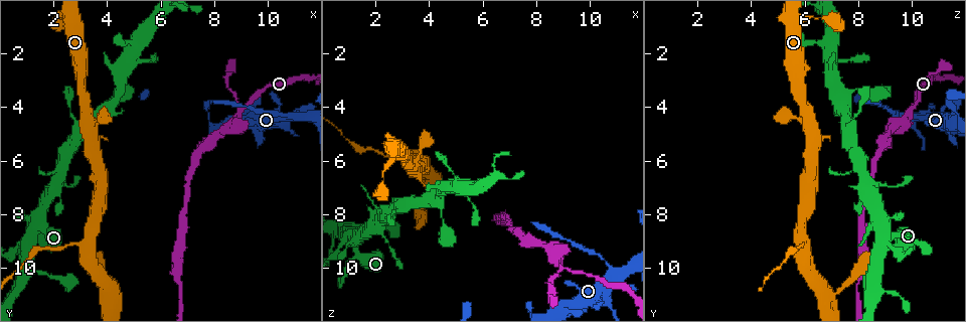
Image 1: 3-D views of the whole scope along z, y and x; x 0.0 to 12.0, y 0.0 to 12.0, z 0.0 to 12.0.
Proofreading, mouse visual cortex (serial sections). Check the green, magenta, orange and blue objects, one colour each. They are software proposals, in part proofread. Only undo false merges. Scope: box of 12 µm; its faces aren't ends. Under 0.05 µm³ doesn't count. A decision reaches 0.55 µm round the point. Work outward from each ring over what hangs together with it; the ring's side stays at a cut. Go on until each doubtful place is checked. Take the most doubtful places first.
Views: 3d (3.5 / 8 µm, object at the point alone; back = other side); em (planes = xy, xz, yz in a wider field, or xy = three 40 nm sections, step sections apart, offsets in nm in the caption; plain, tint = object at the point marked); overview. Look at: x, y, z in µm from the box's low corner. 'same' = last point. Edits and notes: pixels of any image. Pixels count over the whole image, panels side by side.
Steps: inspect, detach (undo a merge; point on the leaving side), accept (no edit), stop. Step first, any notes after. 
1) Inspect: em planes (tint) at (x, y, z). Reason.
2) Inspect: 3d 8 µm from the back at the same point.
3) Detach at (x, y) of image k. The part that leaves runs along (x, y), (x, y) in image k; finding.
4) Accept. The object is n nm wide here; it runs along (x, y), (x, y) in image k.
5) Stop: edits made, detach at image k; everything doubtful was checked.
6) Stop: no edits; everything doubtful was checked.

Inspect: 3d 3.5 µm at (3.1, 9.1, 6.0). Arms part here.

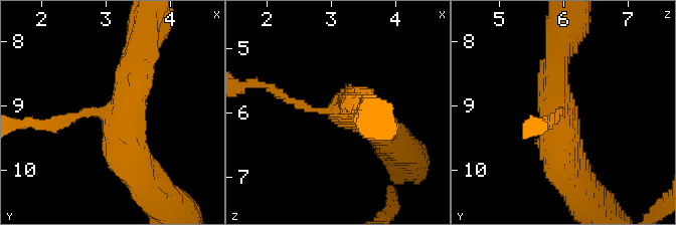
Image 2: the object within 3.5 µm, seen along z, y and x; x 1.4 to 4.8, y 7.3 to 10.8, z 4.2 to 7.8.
Inspect: em xy step 1 (plain) at (3.10, 9.15, 5.95).

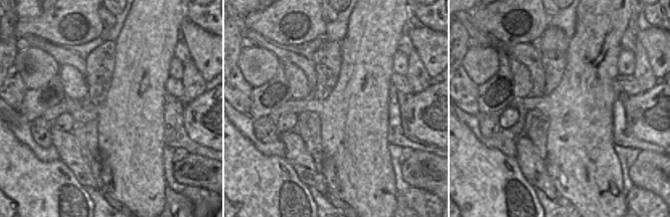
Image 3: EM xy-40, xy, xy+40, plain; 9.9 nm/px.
Inspect: em xy step 1 (tint) at the same point. Where the object lies.

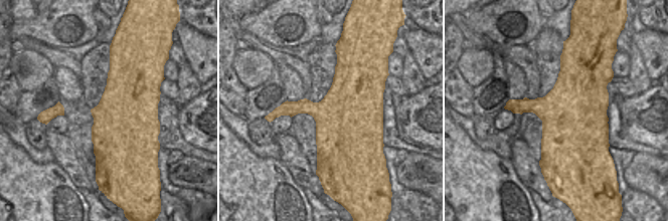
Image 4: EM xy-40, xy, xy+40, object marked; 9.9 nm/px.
Detach at (53, 122) of image 2. The object is 700 nm wide here; the part that leaves runs along (77, 115), (59, 125), (28, 125) in image 2; two cells meet here.

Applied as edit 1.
Inspect: 3d 3.5 µm at (8.9, 4.1, 10.0). Three-way junction.

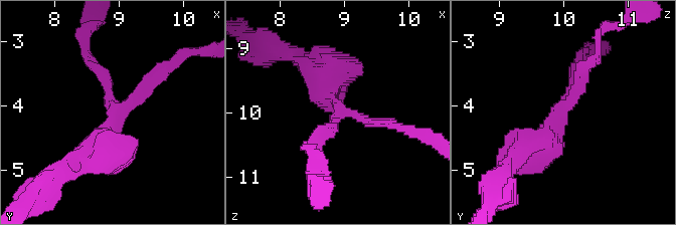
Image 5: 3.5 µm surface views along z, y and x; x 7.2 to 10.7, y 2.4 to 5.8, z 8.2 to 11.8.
Inspect: em xy step 3 (tint) at (9.05, 4.05, 10.00). 3 arms meet here; the arms are 150, 200, 400 nm wide.

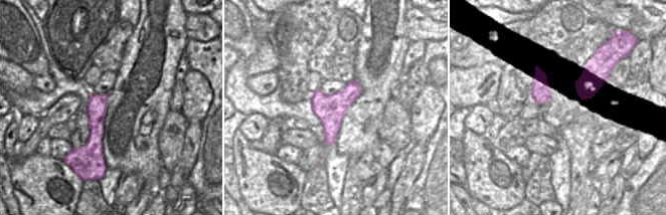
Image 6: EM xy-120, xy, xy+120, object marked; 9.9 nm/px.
Accept. It runs along (168, 66), (110, 116), (91, 147) in image 5; all the same cell.

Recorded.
Inspect: 3d 3.5 µm at (10.4, 4.3, 9.6). Thin neck.

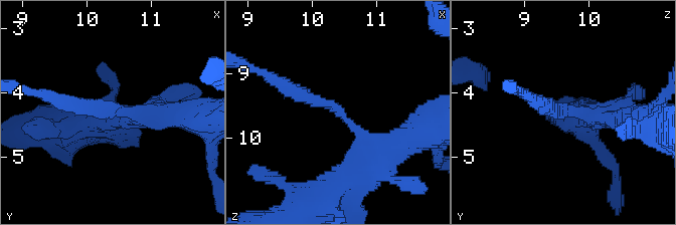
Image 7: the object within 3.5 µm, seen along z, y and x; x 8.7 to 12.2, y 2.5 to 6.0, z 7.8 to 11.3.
Inspect: em xy step 3 (tint) at (10.45, 4.30, 9.60). The arms are 200, 300 nm wide; shape alone is not enough.

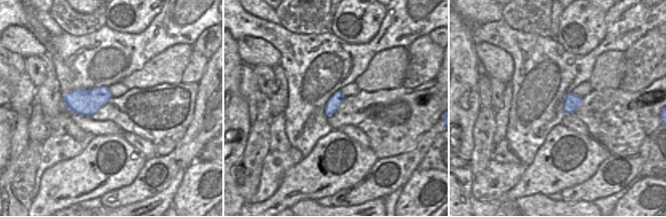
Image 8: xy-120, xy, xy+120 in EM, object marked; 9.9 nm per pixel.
Detach at (314, 98) of image 7. The part that leaves runs along (340, 116), (257, 69) in image 7; two cells meet here.

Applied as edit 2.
Stop: edits made, detach at image 2, detach at image 7; everything doubtful was checked.

